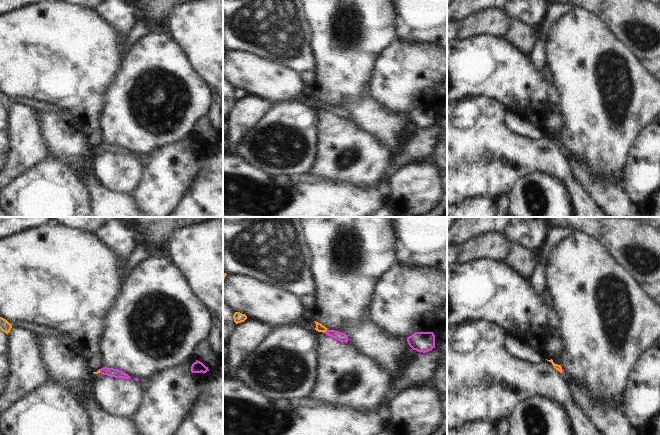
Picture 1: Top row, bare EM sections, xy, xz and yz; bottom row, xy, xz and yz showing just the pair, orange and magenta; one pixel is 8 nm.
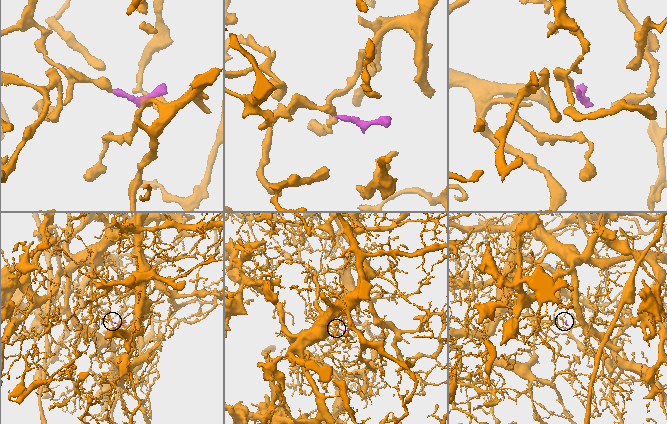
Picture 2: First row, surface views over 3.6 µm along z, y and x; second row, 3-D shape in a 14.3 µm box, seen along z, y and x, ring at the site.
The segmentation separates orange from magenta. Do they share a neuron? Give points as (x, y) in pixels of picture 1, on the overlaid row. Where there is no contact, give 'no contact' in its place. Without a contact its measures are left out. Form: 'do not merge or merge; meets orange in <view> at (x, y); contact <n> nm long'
merge; meets orange in xz at (325, 331); contact 40 nm long

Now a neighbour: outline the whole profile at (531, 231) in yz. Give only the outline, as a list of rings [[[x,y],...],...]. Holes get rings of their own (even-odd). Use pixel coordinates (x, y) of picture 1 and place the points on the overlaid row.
[[[512,217],[504,234],[509,241],[522,243],[526,247],[539,252],[548,237],[548,230],[548,217]]]

